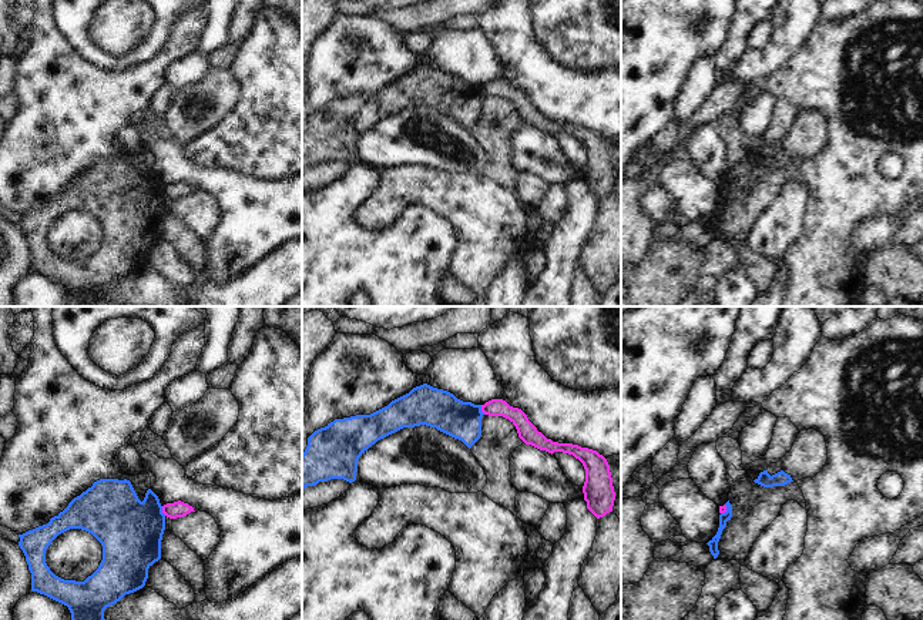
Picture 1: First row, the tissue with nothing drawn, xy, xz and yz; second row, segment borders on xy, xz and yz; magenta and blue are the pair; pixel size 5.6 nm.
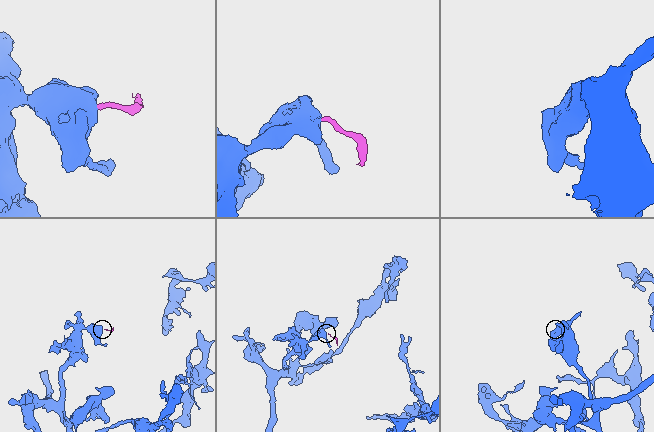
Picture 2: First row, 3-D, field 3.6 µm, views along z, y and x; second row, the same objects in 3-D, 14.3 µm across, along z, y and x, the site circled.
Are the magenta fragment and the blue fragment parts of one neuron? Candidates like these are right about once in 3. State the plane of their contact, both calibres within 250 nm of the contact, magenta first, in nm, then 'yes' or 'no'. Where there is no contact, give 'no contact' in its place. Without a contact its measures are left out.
xy | 100/360 nm | no

